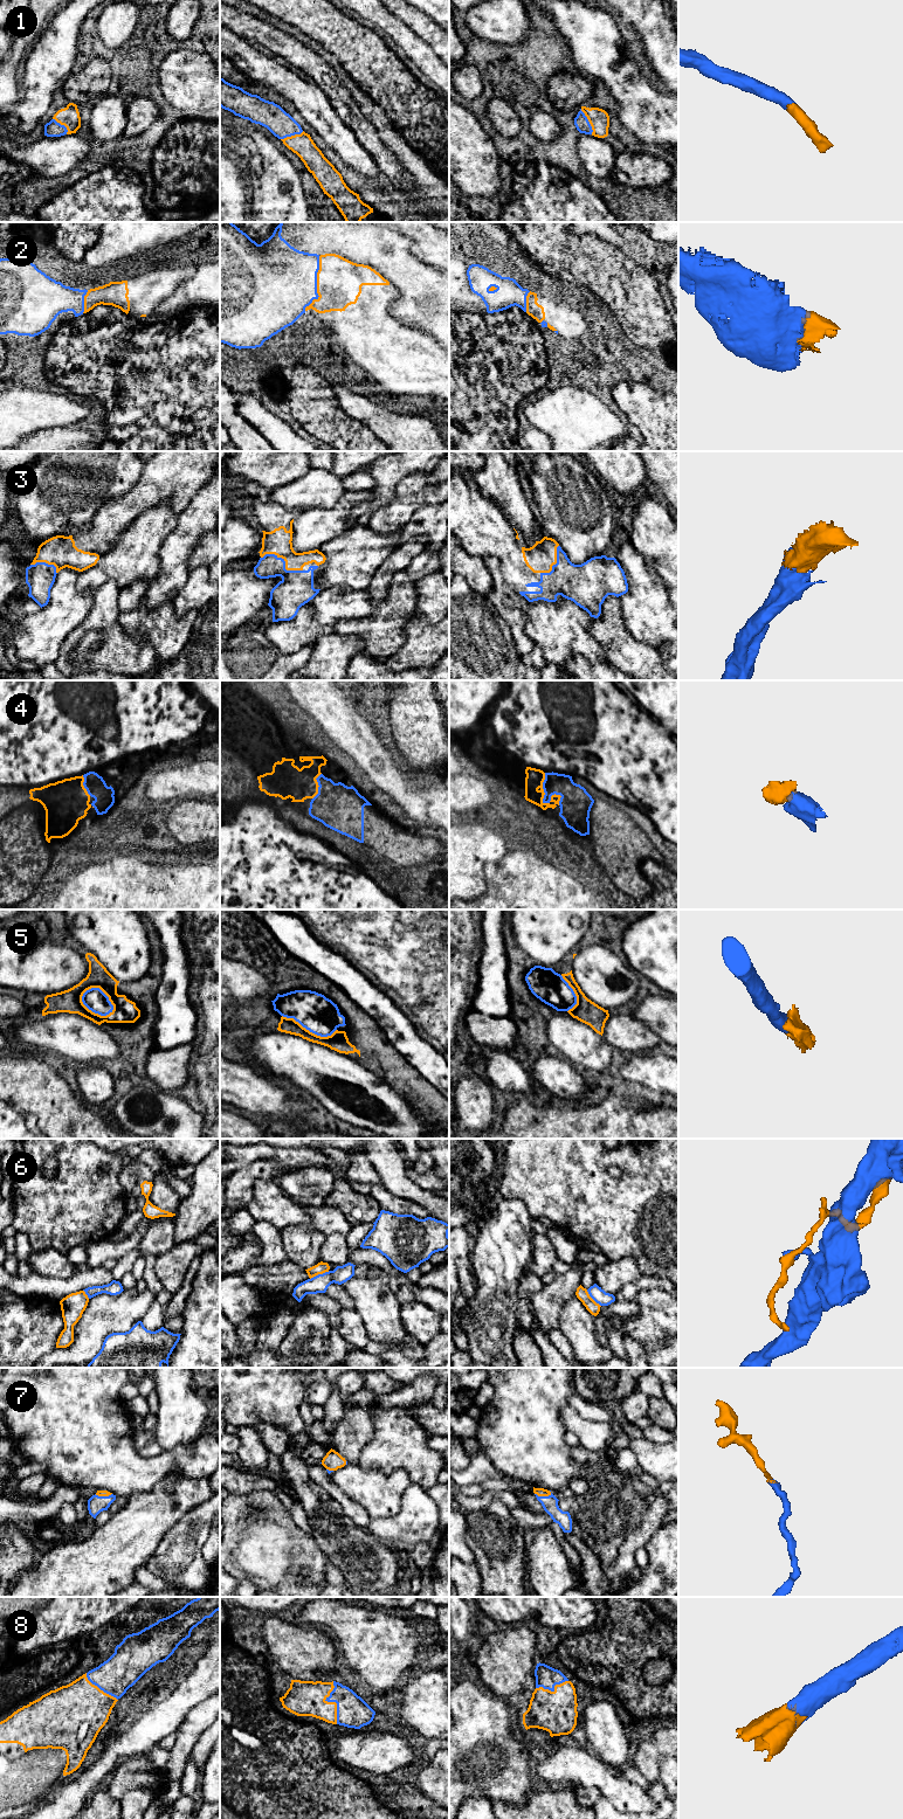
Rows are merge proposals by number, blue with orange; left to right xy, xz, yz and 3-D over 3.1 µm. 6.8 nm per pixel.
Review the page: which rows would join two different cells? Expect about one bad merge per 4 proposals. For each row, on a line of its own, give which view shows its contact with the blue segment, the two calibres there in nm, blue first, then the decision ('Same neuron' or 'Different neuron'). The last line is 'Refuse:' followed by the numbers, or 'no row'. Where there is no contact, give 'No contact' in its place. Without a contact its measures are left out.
1: Touches blue in yz. Thickness 100 nm (blue) against 140 nm. Same neuron
2: Touches blue in xz. Thickness 500 nm (blue) against 320 nm. Same neuron
3: Touches blue in xz. Thickness 240 nm (blue) against 180 nm. Same neuron
4: Touches blue in yz. Thickness 220 nm (blue) against 130 nm. Same neuron
5: Touches blue in xy. Thickness 160 nm (blue) against 160 nm. Same neuron
6: Touches blue in xz. Thickness 120 nm (blue) against 80 nm. Different neuron
7: Touches blue in yz. Thickness 110 nm (blue) against 60 nm. Same neuron
8: Touches blue in xz. Thickness 220 nm (blue) against 240 nm. Same neuron
Refuse: 6

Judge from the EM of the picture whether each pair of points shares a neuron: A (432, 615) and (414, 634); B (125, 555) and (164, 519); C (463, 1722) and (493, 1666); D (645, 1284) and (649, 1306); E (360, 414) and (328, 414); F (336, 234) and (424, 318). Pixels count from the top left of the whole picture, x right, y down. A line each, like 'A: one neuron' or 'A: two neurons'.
A: two neurons
B: one neuron
C: two neurons
D: two neurons
E: two neurons
F: one neuron

